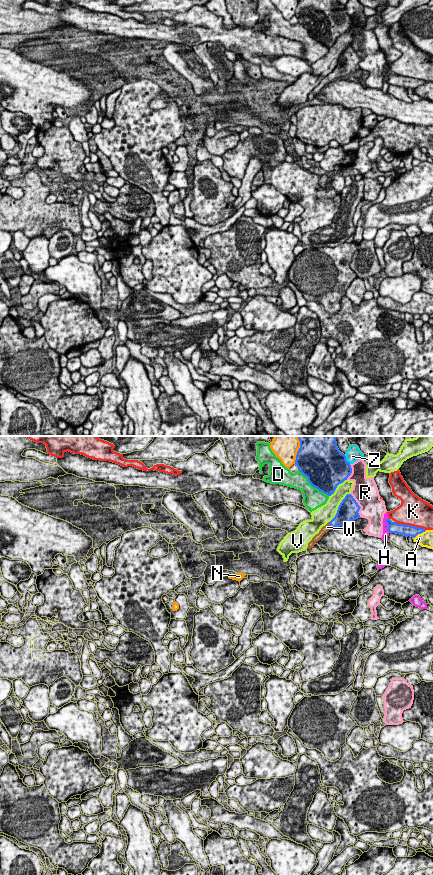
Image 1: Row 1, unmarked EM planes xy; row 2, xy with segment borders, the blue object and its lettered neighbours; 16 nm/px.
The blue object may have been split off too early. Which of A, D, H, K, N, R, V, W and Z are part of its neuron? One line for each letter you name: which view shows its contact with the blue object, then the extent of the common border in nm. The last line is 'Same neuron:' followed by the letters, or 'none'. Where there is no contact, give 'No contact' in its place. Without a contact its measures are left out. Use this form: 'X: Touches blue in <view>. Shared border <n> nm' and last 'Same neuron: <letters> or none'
W: Touches blue in xy. Shared border 140 nm
Same neuron: W

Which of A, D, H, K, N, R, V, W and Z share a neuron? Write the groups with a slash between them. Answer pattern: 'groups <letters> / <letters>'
groups A / D / H / K / N / R / V / W / Z

